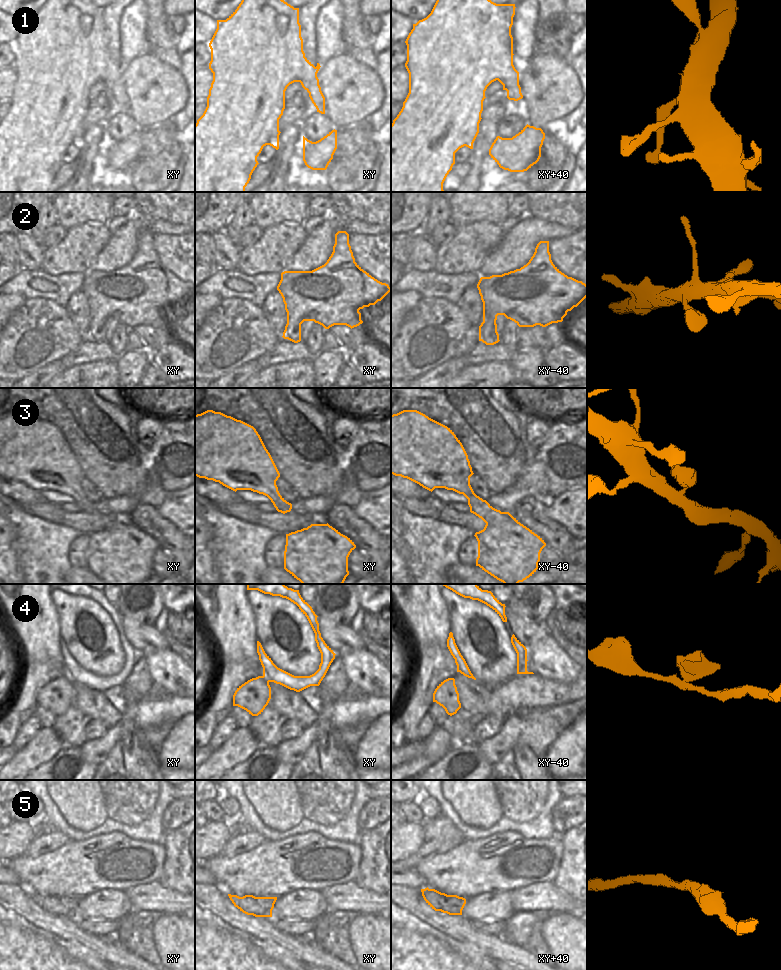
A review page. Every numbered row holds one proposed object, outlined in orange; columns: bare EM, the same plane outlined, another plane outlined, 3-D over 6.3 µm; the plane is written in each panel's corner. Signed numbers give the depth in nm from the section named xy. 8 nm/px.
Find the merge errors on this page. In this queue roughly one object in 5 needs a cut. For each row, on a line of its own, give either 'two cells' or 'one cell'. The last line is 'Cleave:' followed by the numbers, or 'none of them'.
1: one cell
2: one cell
3: one cell
4: two cells
5: one cell
Cleave: 4

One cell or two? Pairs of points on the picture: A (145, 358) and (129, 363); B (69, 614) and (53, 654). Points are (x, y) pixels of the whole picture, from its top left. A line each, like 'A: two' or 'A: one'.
A: one
B: two

